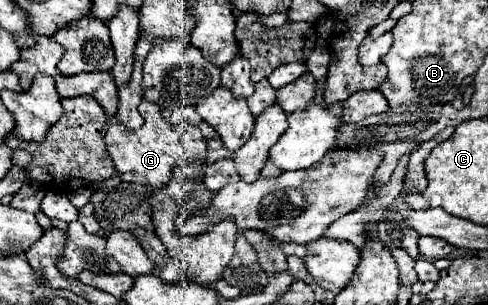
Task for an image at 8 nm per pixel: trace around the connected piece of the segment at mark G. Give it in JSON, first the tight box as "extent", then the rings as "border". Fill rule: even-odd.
{"extent":[104,101,206,189],"border":[[[142,101],[138,109],[144,117],[144,125],[138,131],[128,131],[124,125],[116,121],[114,115],[108,115],[110,123],[108,131],[104,133],[104,141],[122,181],[140,183],[150,189],[162,189],[170,181],[172,169],[176,165],[182,165],[186,161],[190,163],[194,159],[206,159],[206,141],[196,125],[166,123],[160,117],[160,107],[150,101]]]}

